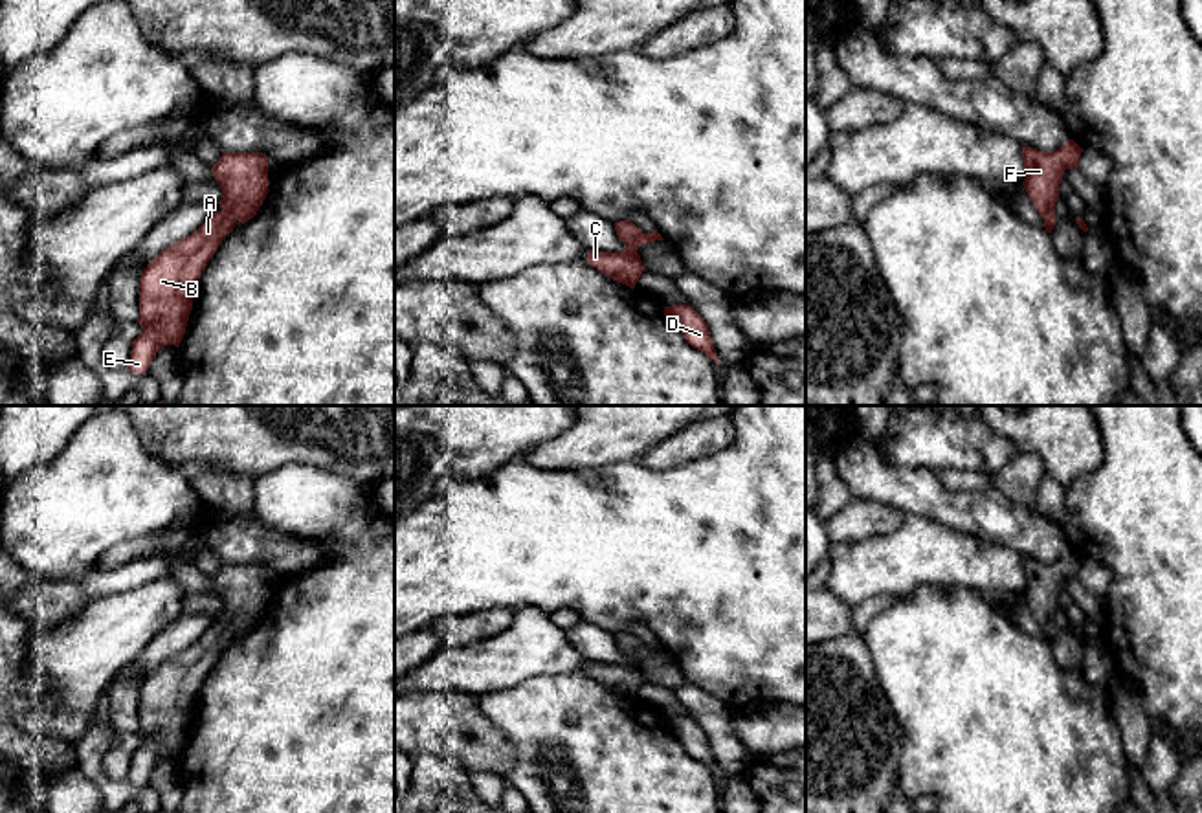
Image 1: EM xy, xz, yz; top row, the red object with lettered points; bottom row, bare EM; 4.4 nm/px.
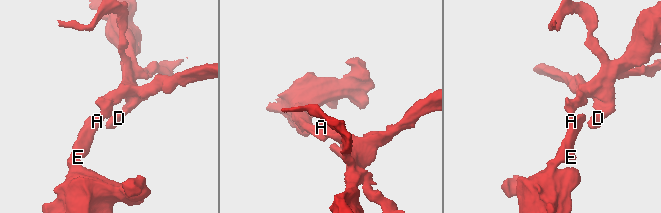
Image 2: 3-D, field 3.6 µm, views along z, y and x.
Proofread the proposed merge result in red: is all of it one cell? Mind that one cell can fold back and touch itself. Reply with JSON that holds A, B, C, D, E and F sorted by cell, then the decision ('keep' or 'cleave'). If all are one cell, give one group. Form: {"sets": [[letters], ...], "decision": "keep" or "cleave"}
{"sets": [["A", "B", "C", "D", "E", "F"]], "decision": "keep"}

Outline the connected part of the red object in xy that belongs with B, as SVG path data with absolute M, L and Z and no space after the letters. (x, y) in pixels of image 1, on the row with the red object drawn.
M224 152L211 173L222 187L222 209L141 272L138 323L143 332L130 341L127 369L132 373L145 374L161 347L180 347L202 272L235 222L253 218L270 191L268 156L261 152Z

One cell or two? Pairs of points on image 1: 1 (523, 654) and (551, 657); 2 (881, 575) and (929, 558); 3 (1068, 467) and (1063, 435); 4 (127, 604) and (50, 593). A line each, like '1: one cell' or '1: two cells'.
1: one cell
2: one cell
3: one cell
4: two cells

